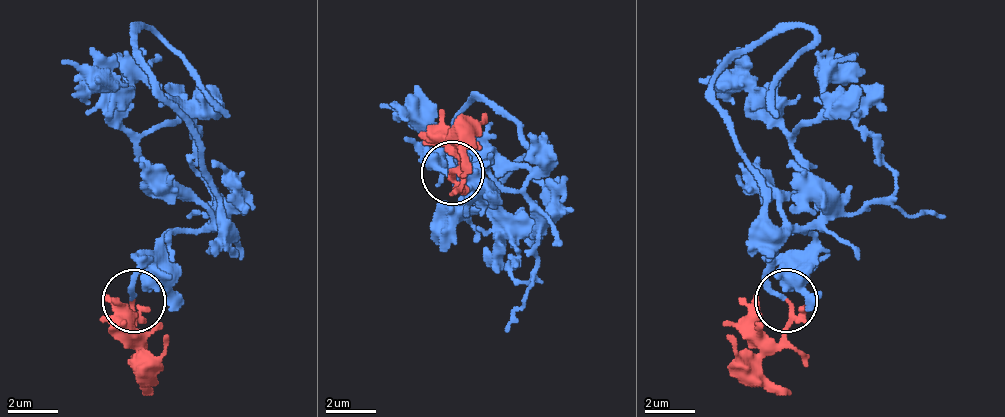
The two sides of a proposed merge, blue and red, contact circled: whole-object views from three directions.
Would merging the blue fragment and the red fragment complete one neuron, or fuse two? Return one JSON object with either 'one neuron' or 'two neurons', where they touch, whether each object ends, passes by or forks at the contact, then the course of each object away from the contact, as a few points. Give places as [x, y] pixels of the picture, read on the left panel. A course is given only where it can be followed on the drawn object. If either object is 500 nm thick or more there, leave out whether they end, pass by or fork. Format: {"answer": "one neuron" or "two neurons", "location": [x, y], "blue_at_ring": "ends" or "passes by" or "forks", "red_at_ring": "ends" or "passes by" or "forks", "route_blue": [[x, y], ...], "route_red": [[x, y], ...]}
{"answer": "one neuron", "location": [133, 301], "blue_at_ring": "ends", "red_at_ring": "forks", "route_blue": [[135, 296], [141, 271], [166, 240], [210, 221], [216, 202], [204, 152], [135, 65], [141, 27], [229, 115]], "route_red": [[135, 302], [135, 327], [148, 352], [166, 334]]}

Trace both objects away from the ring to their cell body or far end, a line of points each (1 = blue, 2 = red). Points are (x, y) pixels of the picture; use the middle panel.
1: (454, 174), (485, 199), (529, 174), (522, 130), (485, 99), (454, 118), (460, 187), (479, 199), (547, 162)
2: (454, 174), (466, 137), (485, 112)

